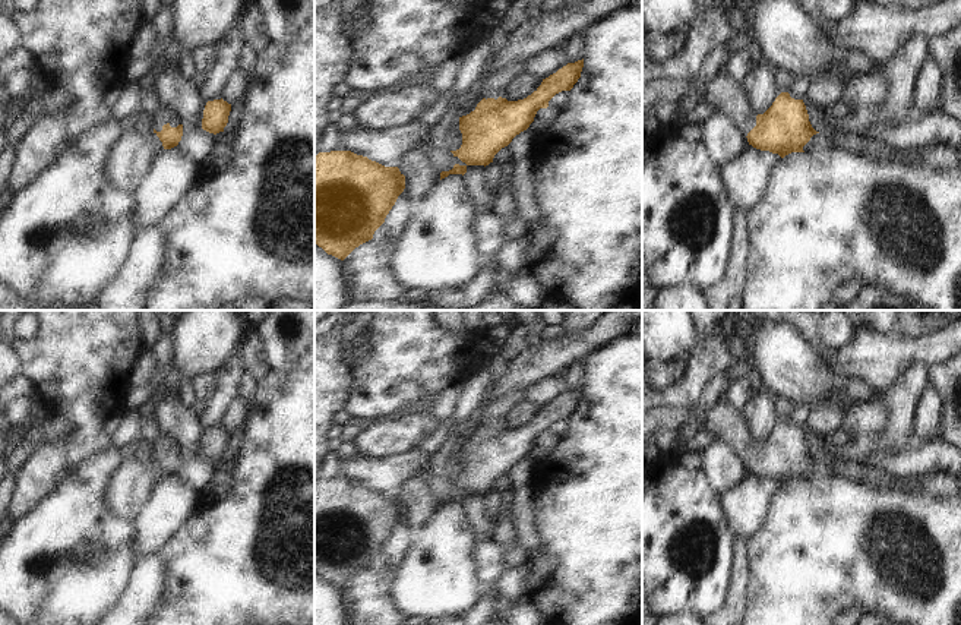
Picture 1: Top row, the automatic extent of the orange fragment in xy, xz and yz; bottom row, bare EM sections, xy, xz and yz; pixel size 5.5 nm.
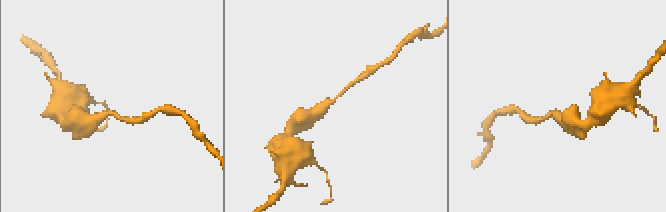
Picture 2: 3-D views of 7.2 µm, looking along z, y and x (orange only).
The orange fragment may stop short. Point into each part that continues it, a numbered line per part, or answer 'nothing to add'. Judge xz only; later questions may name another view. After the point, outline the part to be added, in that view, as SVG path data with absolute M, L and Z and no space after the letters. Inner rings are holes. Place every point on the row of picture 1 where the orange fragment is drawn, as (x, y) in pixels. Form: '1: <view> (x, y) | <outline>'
1: xz (498, 84) | M525 59L522 61L510 63L506 66L502 66L496 72L493 72L490 76L484 78L484 86L481 89L483 98L494 98L499 97L506 98L510 83L521 76L522 73L528 72L528 63L530 59Z

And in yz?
1: yz (724, 95) | M727 70L706 86L701 104L704 111L718 111L730 117L746 136L756 126L759 113L752 108L742 85Z

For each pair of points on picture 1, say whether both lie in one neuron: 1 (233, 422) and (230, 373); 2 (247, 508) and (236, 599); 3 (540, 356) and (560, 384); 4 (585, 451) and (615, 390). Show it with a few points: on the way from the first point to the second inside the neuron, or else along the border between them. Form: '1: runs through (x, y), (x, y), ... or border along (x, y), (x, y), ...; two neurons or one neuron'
1: border along (239, 398), (220, 425); two neurons
2: runs through (247, 530), (247, 554), (236, 570), (236, 577); one neuron
3: border along (556, 375), (547, 376), (531, 387); two neurons
4: runs through (600, 436), (615, 422), (615, 404); one neuron

